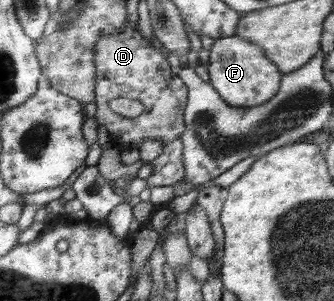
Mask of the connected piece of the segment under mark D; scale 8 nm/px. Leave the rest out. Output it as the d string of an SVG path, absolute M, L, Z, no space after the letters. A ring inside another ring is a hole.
M127 23L127 27L119 29L119 33L103 36L95 42L95 54L96 124L107 129L113 147L120 151L138 149L146 139L162 139L167 144L183 135L186 130L185 109L189 101L189 88L185 85L181 87L181 79L169 69L163 51L155 49L137 31L137 26ZM115 98L140 101L143 105L142 114L134 119L122 118L109 107L110 101Z

